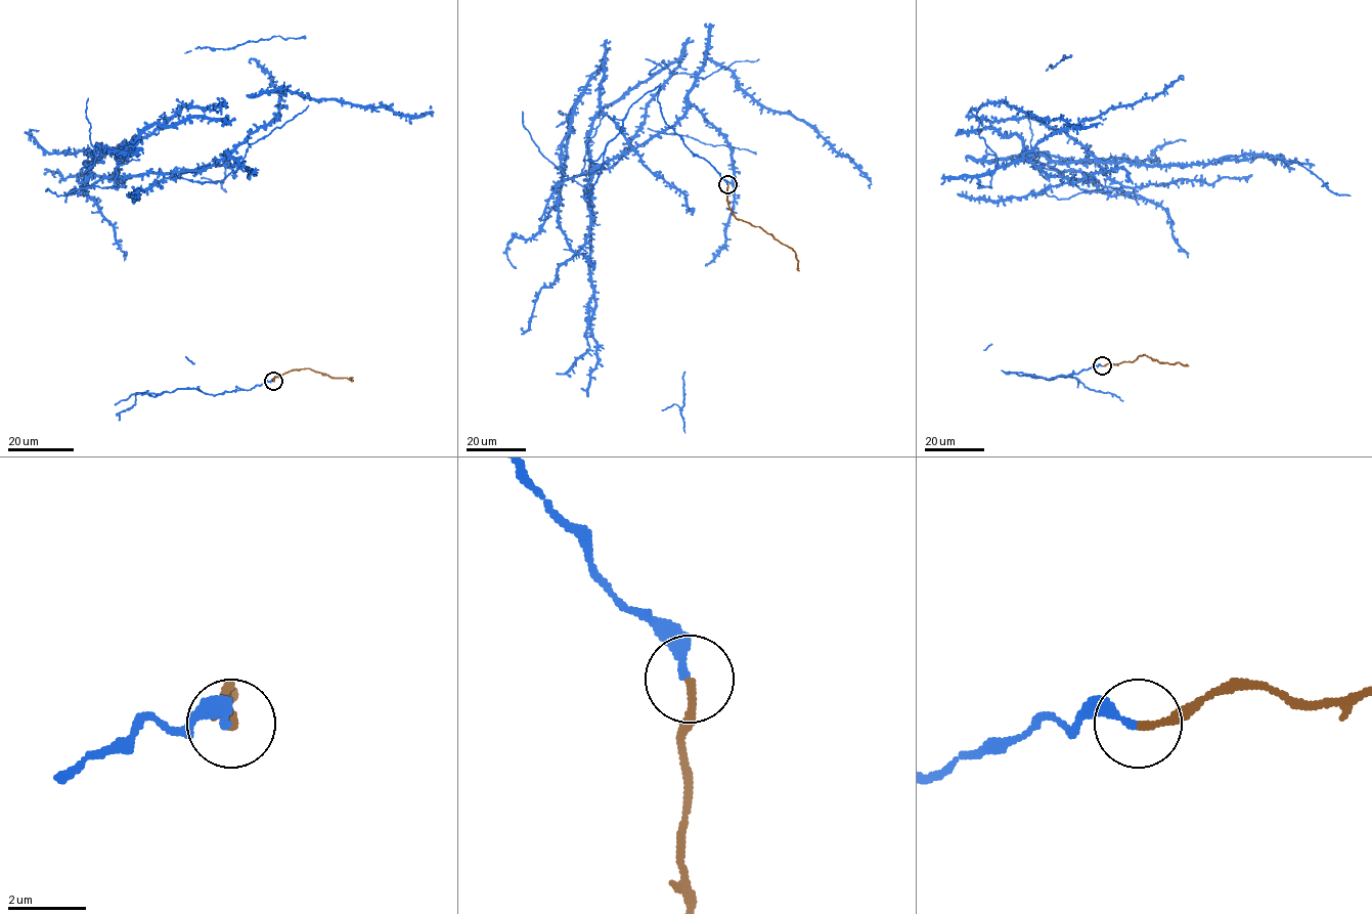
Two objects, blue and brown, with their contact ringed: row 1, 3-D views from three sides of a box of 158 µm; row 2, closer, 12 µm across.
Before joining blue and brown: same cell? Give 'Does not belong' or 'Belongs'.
Belongs

